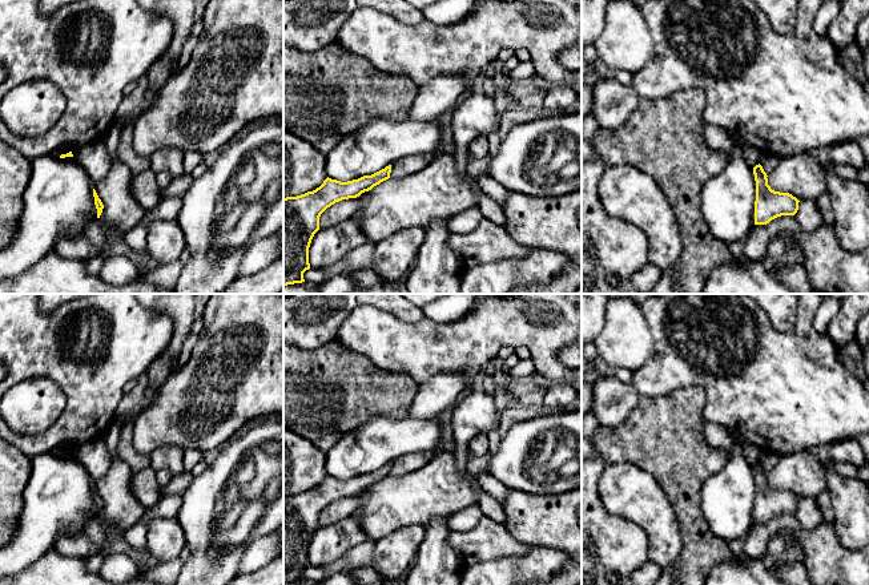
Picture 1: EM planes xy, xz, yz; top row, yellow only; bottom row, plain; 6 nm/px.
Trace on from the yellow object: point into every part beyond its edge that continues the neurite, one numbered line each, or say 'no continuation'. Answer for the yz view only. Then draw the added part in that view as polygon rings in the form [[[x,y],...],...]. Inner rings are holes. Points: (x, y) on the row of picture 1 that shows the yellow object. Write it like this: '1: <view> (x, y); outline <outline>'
no continuation

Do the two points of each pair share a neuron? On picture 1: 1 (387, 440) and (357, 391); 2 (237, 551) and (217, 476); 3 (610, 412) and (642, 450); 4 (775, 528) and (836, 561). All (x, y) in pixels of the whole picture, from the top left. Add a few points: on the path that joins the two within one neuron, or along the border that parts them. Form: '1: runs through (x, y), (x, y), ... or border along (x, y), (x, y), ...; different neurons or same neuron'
1: border along (406, 418), (370, 418), (346, 432); different neurons
2: runs through (214, 543), (206, 535), (206, 499); same neuron
3: border along (639, 399), (635, 408), (620, 423), (599, 426); different neurons
4: runs through (789, 527), (821, 551); same neuron

